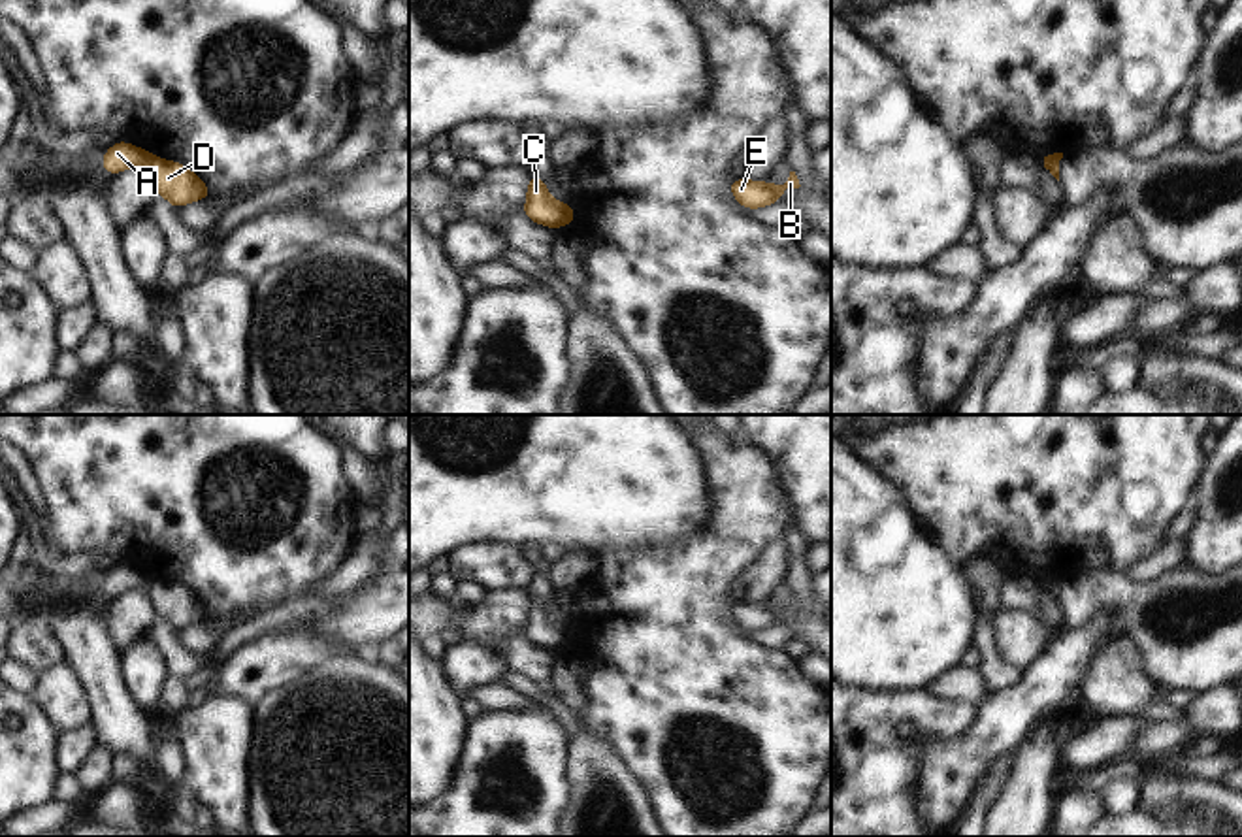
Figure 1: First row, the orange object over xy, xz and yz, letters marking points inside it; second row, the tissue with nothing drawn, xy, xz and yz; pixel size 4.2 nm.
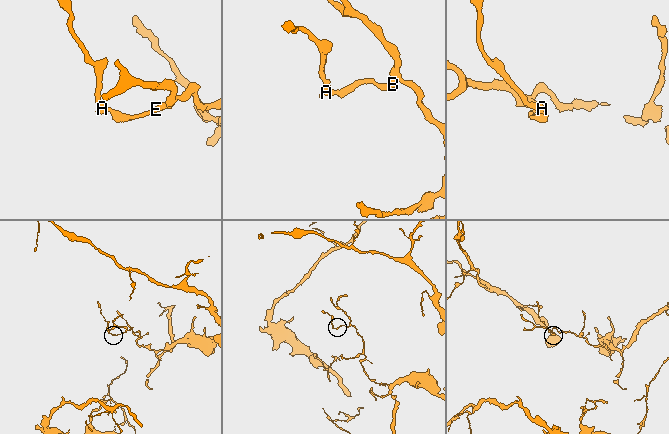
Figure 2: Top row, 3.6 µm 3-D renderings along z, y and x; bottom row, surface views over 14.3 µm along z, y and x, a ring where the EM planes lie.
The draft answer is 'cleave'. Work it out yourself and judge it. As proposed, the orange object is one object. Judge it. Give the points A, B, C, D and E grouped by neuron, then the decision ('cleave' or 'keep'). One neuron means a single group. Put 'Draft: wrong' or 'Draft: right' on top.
Draft: right
groups A C / B D E; cleave

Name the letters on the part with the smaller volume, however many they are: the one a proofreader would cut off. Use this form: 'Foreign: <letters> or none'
Foreign: A, C

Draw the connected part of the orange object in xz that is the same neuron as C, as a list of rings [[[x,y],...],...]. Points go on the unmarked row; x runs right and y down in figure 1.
[[[530,596],[530,607],[526,615],[526,628],[522,635],[547,650],[560,650],[575,647],[571,628],[565,624],[554,624],[548,616],[545,603]]]

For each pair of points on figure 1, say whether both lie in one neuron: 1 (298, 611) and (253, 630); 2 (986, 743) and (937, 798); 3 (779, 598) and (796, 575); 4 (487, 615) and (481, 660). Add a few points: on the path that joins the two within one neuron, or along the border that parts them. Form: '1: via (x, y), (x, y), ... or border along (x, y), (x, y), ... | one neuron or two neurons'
1: via (287, 613), (264, 621) | one neuron
2: via (973, 756), (947, 785) | one neuron
3: border along (783, 583), (792, 592) | two neurons
4: border along (462, 638), (481, 640) | two neurons

